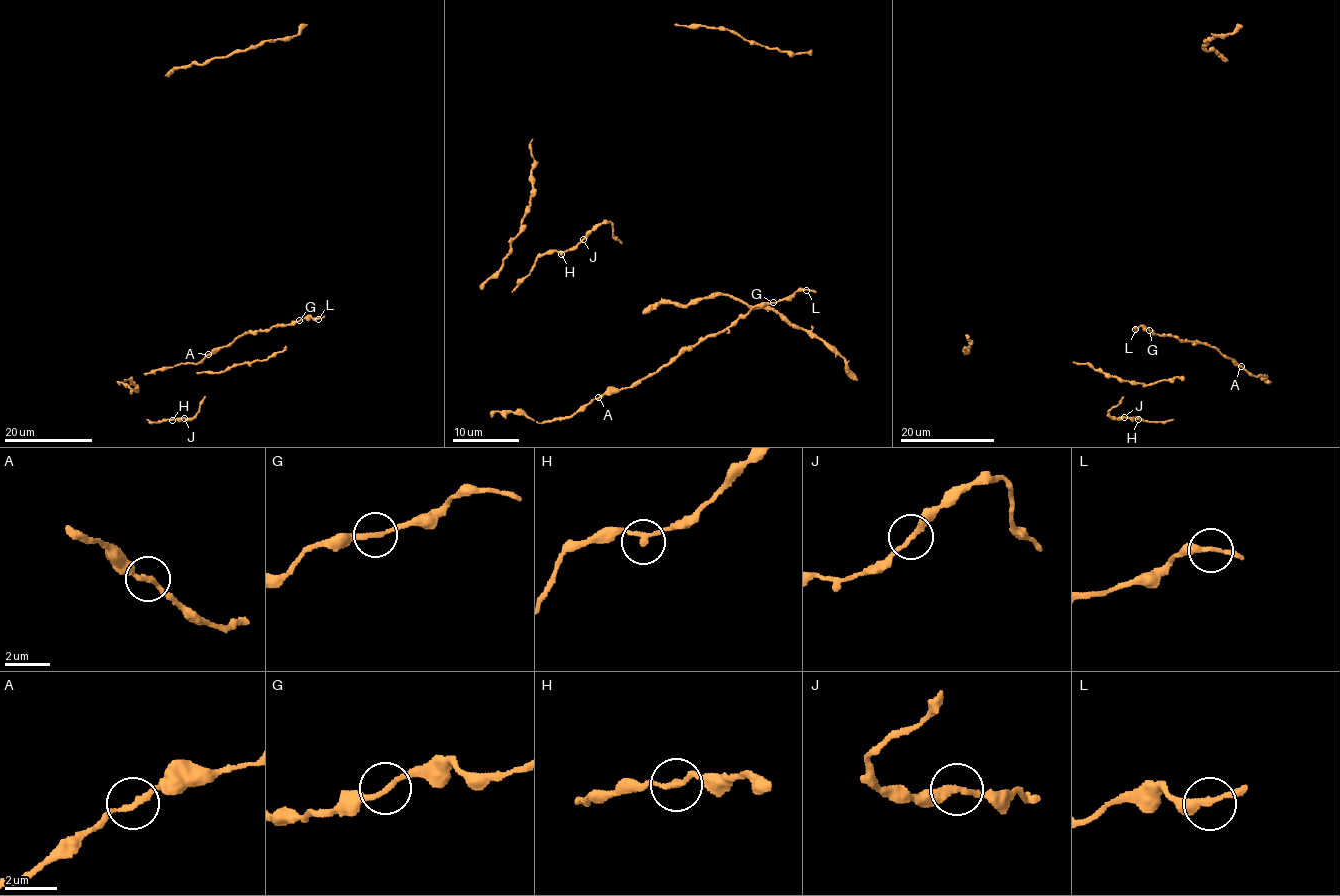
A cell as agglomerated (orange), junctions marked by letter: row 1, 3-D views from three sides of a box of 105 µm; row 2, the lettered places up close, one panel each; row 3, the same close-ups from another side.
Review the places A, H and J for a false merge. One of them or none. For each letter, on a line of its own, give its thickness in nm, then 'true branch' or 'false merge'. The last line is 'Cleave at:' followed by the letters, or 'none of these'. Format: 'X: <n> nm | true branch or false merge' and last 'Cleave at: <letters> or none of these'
A: 220 nm | true branch
H: 200 nm | true branch
J: 240 nm | true branch
Cleave at: none of these

